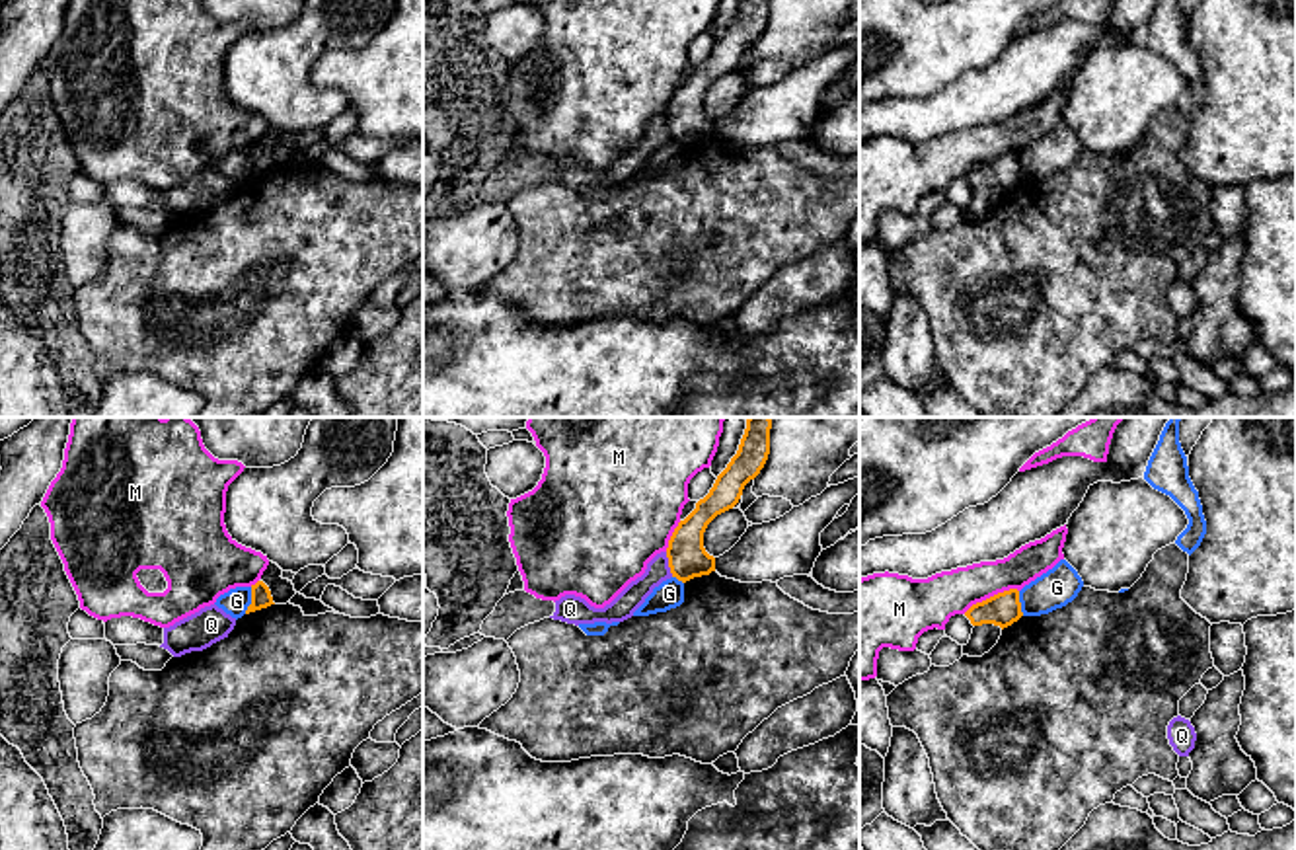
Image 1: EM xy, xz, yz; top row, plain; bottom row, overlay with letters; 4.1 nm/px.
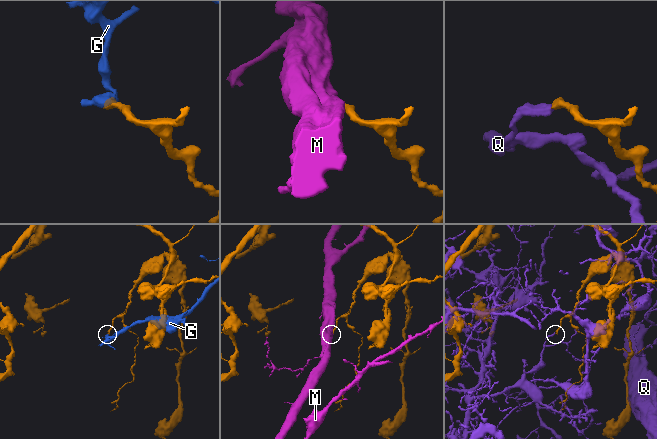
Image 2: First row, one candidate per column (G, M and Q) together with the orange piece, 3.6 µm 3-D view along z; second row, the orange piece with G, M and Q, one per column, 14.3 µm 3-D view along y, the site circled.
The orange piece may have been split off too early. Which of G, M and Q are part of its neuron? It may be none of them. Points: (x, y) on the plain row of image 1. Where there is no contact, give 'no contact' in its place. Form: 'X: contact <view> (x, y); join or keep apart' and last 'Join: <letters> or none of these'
G: contact xy (252, 164); keep apart
M: contact yz (991, 160); keep apart
Q: contact xz (669, 127); keep apart
Join: none of these

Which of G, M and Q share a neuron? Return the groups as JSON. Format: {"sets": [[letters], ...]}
{"sets": [["G"], ["M"], ["Q"]]}

